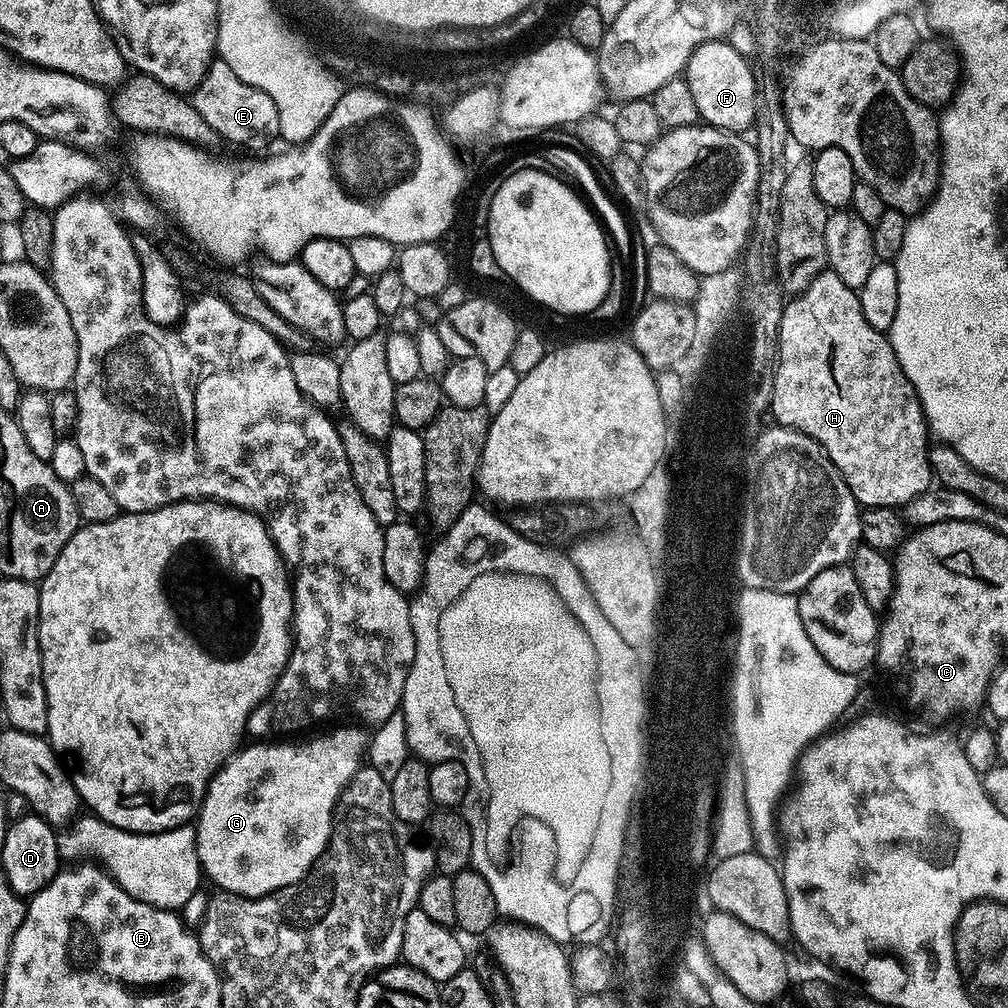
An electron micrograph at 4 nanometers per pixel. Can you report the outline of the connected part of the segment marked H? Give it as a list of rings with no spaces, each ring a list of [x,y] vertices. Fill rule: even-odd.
[[[825,270],[817,274],[803,292],[793,295],[784,306],[780,324],[780,349],[778,363],[774,368],[773,394],[770,403],[770,415],[776,420],[775,423],[782,428],[792,428],[795,432],[806,434],[820,443],[824,453],[834,462],[834,466],[840,472],[841,478],[850,486],[857,504],[864,508],[888,507],[899,509],[908,504],[918,494],[922,494],[933,487],[934,477],[932,467],[928,461],[930,447],[930,433],[928,423],[924,421],[924,411],[920,408],[920,400],[916,397],[914,386],[906,378],[902,366],[892,349],[891,339],[885,333],[874,330],[870,322],[862,314],[862,306],[857,289],[846,286],[837,272]]]

